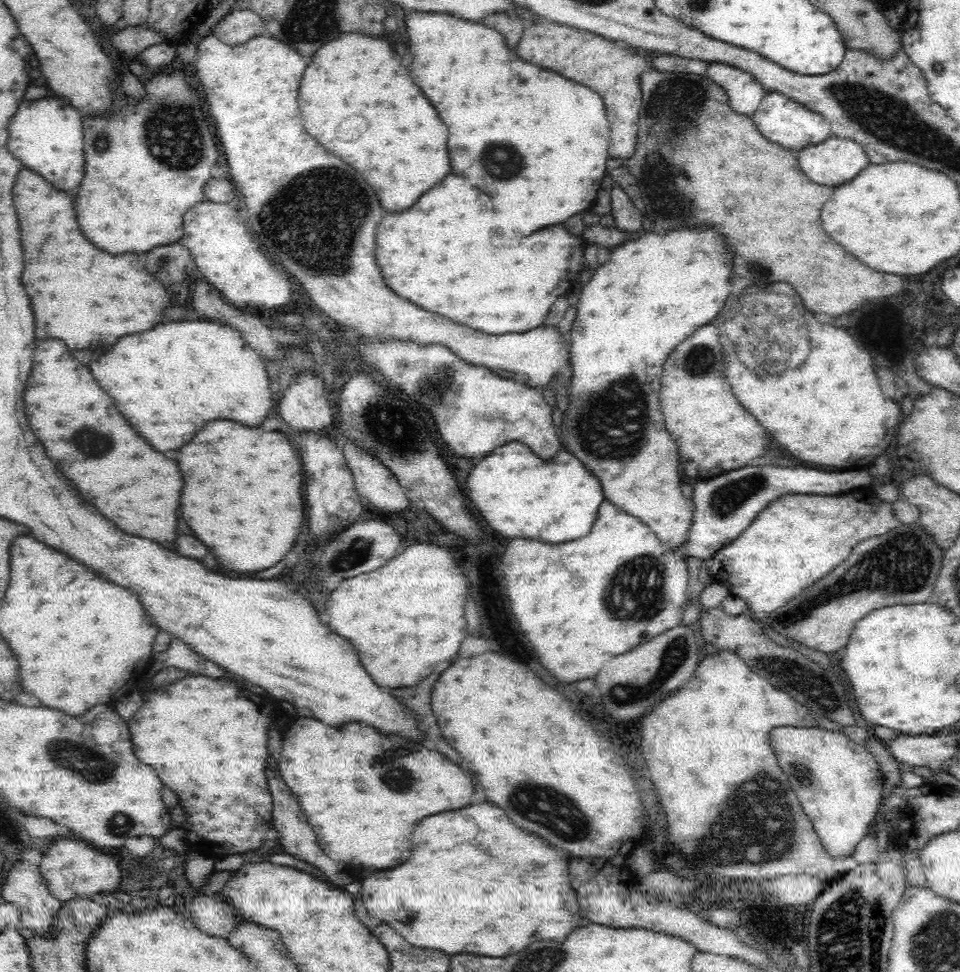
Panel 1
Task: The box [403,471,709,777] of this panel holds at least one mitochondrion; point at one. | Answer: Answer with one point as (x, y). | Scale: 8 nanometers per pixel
(633, 594)

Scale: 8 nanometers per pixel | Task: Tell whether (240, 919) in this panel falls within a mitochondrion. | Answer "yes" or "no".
no

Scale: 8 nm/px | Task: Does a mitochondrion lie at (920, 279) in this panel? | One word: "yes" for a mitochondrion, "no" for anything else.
no

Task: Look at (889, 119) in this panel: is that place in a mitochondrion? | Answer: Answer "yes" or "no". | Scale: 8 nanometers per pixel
yes

